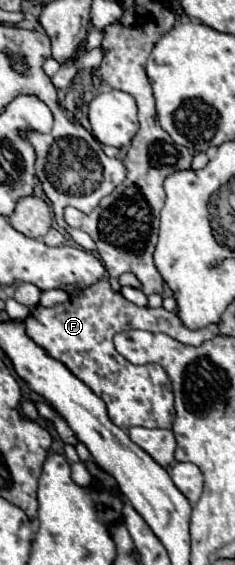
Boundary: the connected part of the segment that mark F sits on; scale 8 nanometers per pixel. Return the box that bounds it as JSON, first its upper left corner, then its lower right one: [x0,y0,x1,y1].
[25,280,219,430]

